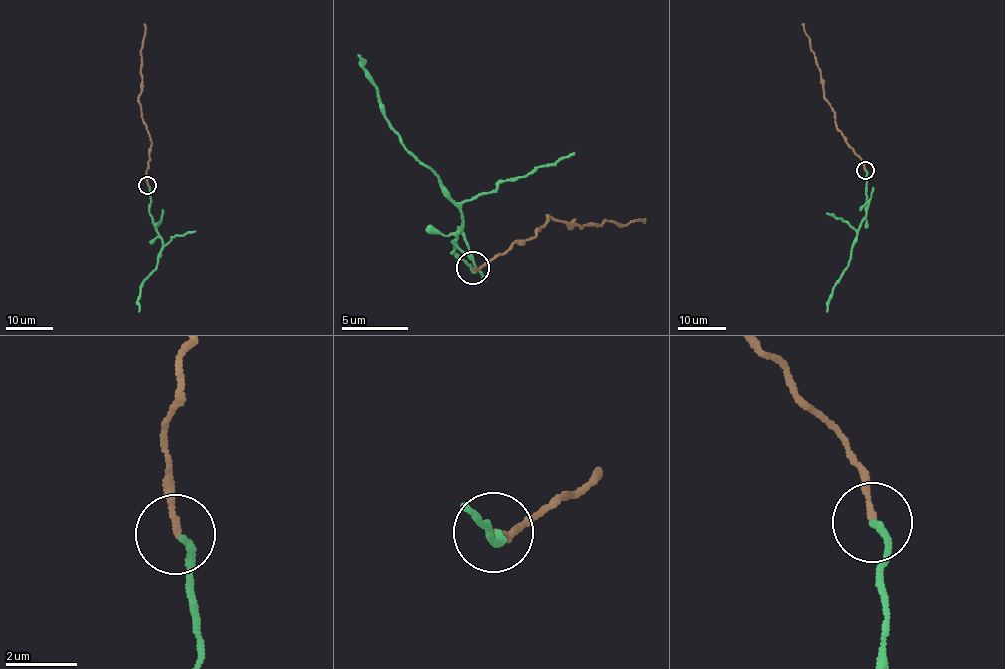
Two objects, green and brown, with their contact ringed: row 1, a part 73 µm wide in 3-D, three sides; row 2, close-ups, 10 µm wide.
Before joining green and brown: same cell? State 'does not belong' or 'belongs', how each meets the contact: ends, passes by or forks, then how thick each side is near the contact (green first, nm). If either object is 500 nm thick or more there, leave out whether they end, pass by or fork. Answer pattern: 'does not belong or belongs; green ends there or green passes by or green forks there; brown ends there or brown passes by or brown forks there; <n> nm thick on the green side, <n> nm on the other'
belongs; green ends there; brown ends there; 200 nm thick on the green side, 160 nm on the other

